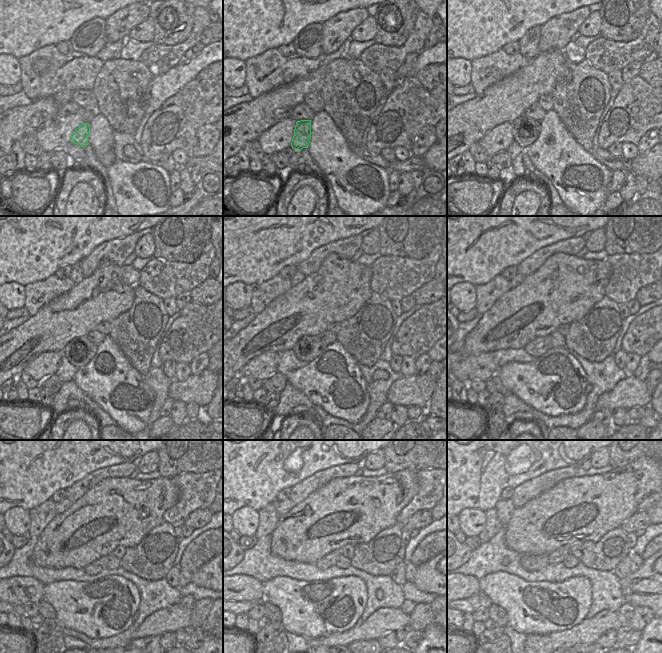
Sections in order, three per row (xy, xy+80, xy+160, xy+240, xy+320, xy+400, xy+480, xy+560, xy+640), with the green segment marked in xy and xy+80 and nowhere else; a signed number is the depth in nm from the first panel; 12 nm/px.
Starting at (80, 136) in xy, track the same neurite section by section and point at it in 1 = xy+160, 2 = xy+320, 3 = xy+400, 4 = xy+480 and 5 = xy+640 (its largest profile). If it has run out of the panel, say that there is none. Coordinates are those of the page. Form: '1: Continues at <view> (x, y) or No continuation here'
1: Continues at xy+160 (526, 130)
2: Continues at xy+320 (307, 348)
3: Continues at xy+400 (540, 345)
4: Continues at xy+480 (97, 566)
5: Continues at xy+640 (557, 556).

